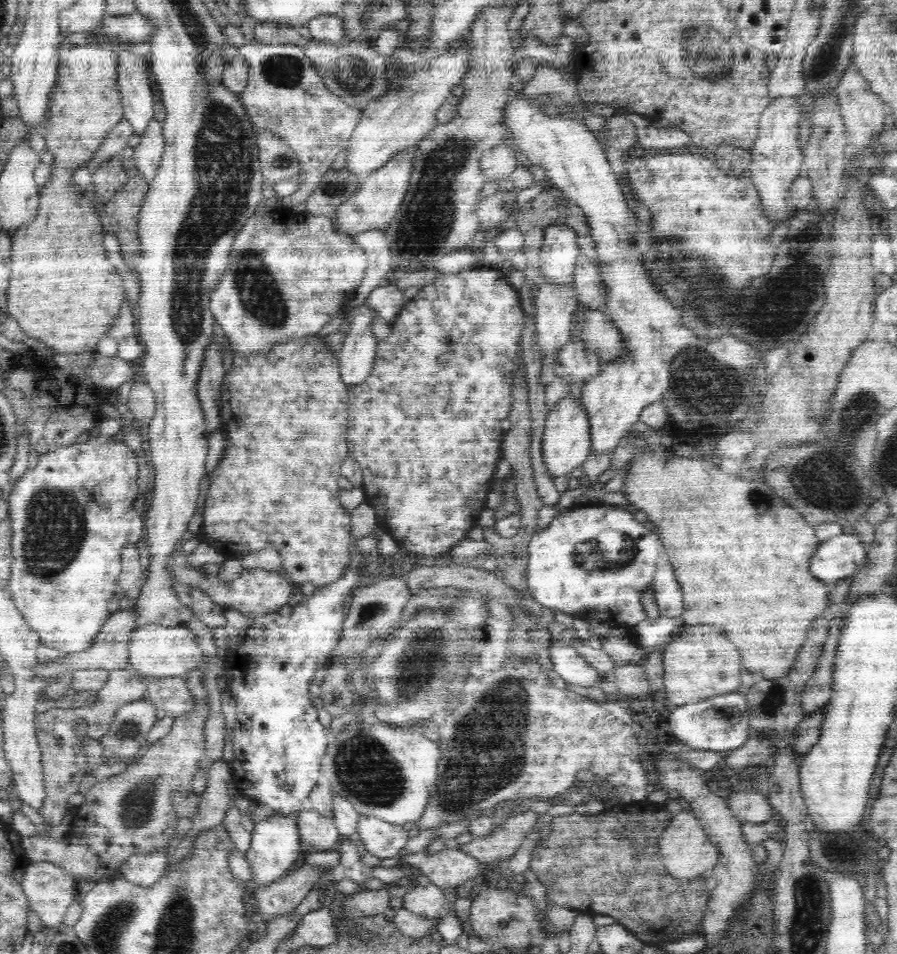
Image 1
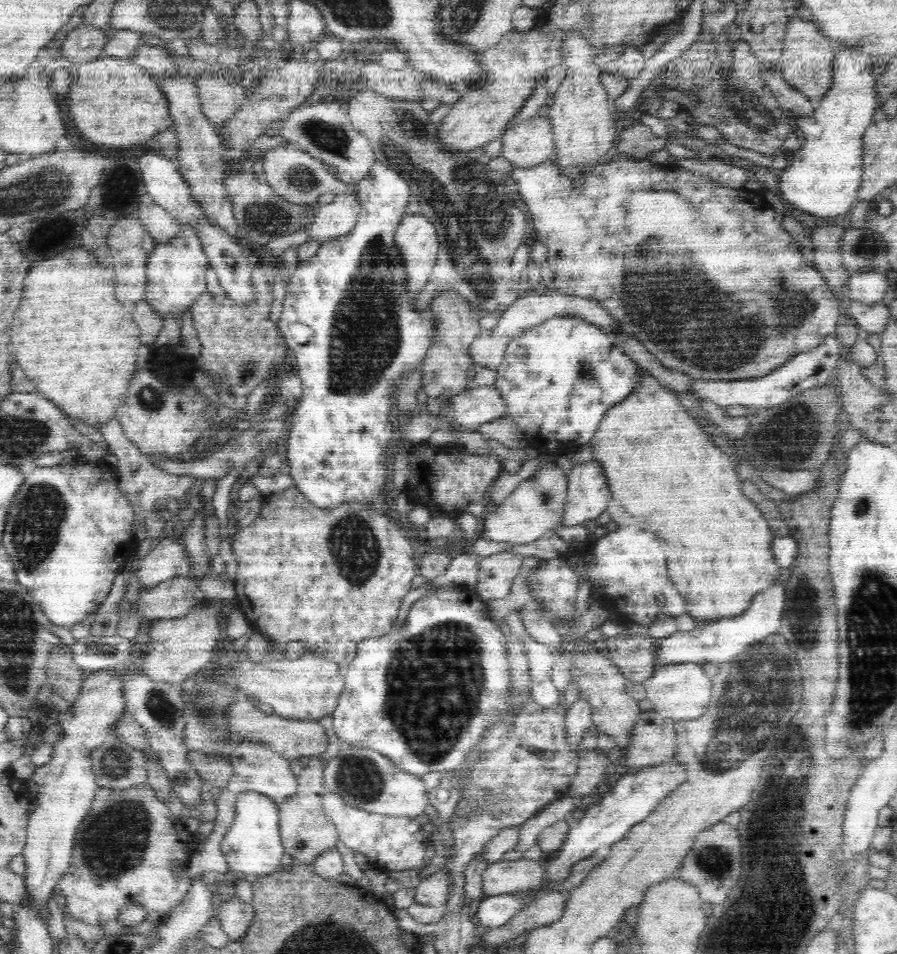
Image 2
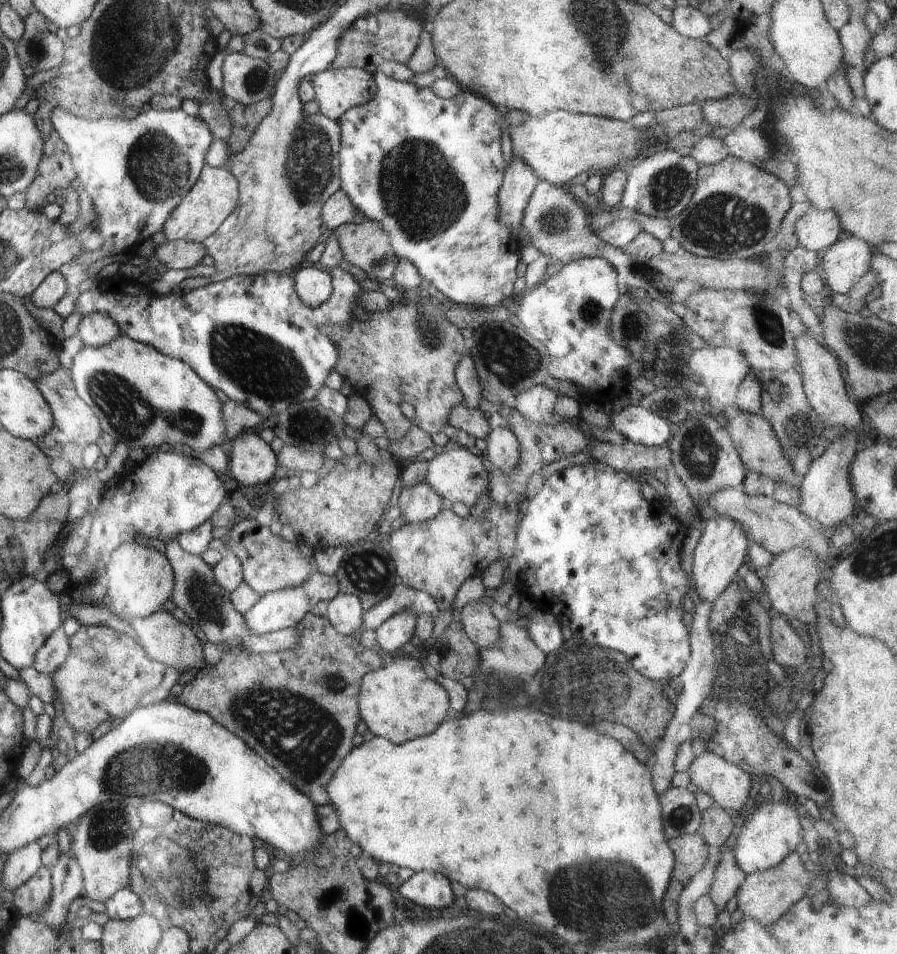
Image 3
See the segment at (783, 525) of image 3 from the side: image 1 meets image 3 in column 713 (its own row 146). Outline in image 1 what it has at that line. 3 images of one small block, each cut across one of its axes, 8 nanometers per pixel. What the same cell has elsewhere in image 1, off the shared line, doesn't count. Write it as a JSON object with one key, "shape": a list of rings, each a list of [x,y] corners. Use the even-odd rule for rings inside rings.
{"shape":[[[509,143],[489,149],[479,160],[486,180],[499,181],[510,177],[516,165],[516,149]]]}

